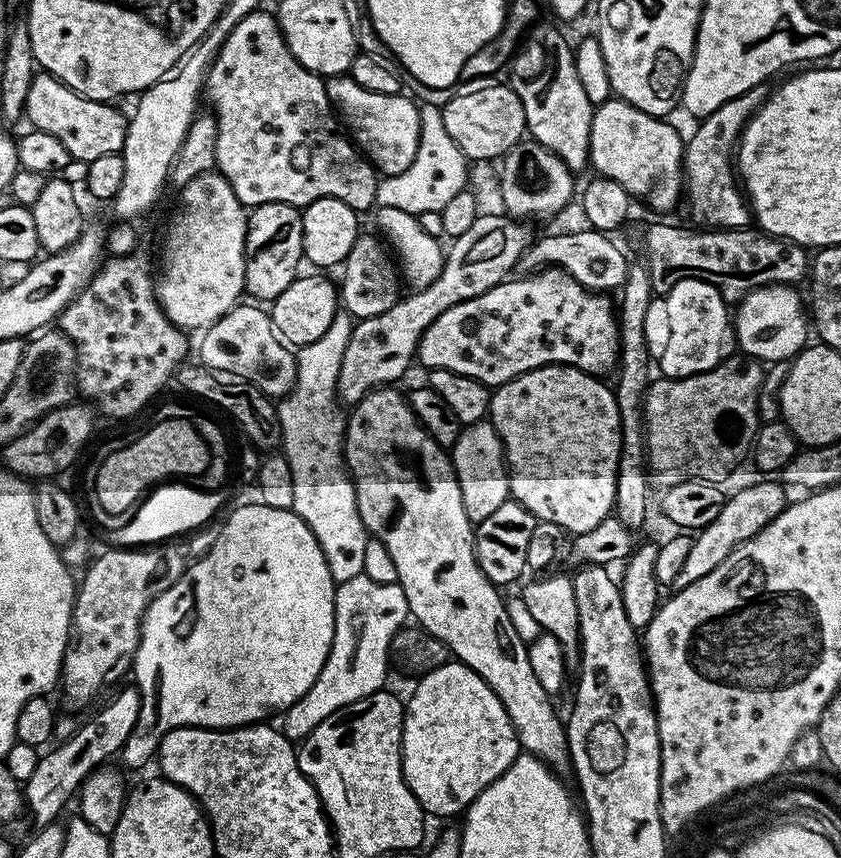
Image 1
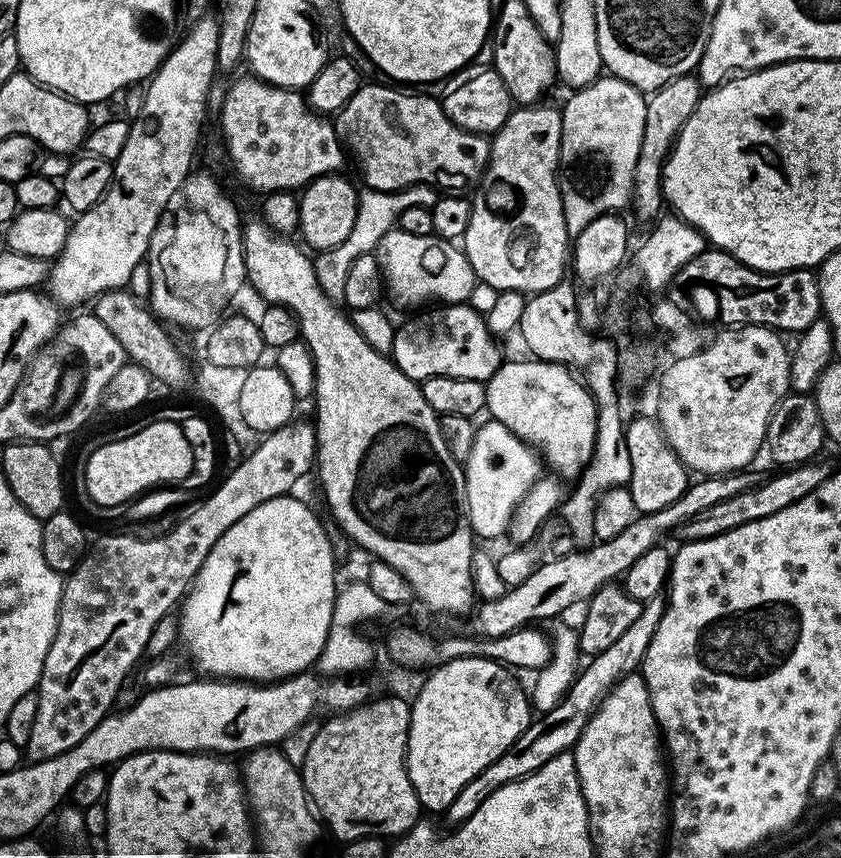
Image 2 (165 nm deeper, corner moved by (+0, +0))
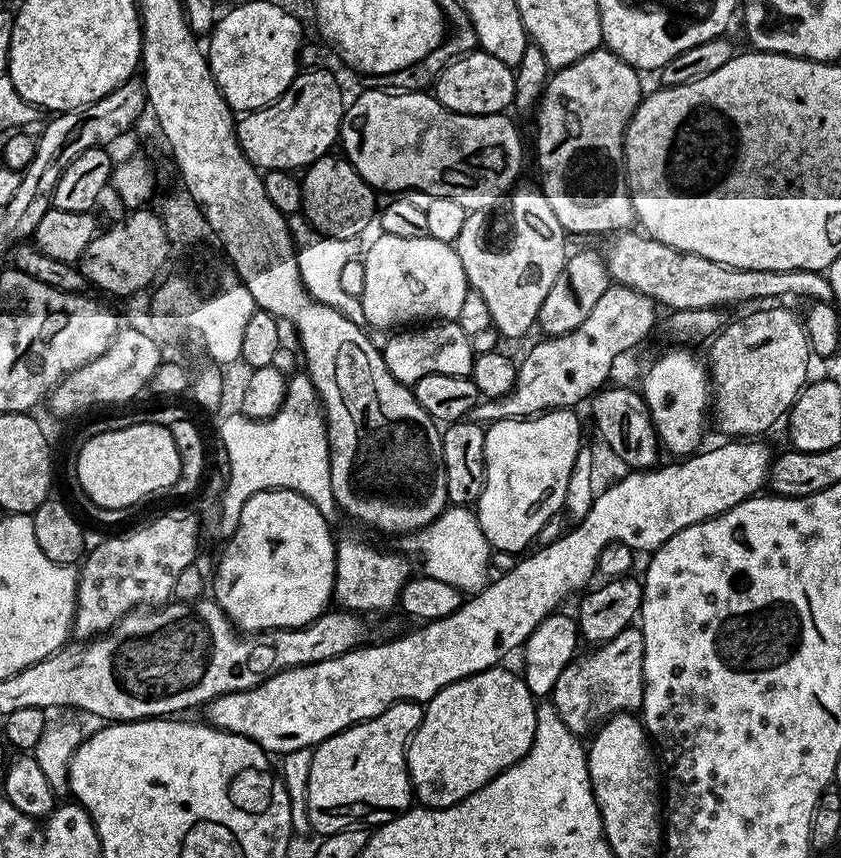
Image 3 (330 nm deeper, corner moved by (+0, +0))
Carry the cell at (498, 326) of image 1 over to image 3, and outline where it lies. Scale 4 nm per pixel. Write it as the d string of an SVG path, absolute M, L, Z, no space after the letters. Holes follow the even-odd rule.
M428 322L423 326L393 331L382 351L390 374L394 374L398 382L409 386L416 385L418 378L426 378L426 374L472 375L474 353L471 342L457 322Z

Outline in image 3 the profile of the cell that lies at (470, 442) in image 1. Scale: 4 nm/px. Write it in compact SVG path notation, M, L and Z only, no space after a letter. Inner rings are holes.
M554 408L541 412L539 416L522 420L498 420L487 425L484 433L486 478L474 511L482 526L482 534L486 534L489 545L495 551L523 553L529 547L527 544L543 530L544 523L565 507L567 483L570 482L574 460L582 447L580 420L576 414L567 408Z

